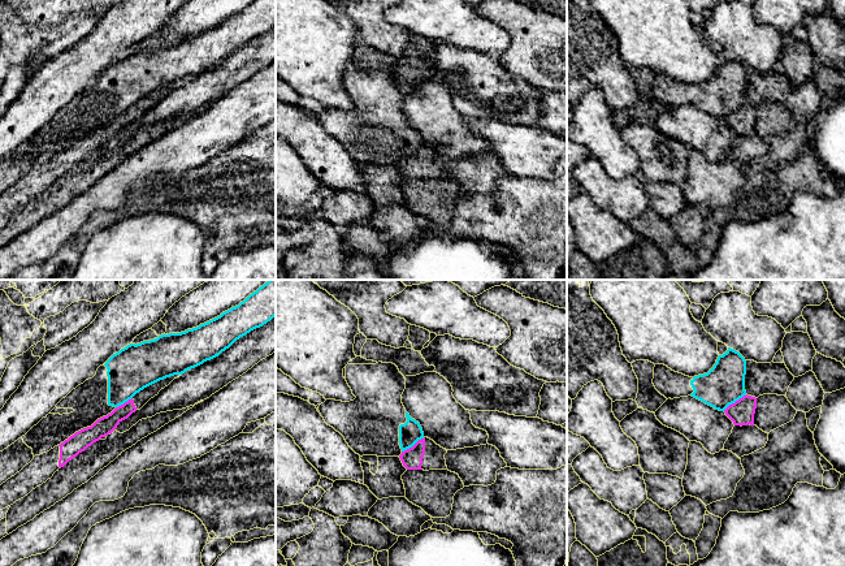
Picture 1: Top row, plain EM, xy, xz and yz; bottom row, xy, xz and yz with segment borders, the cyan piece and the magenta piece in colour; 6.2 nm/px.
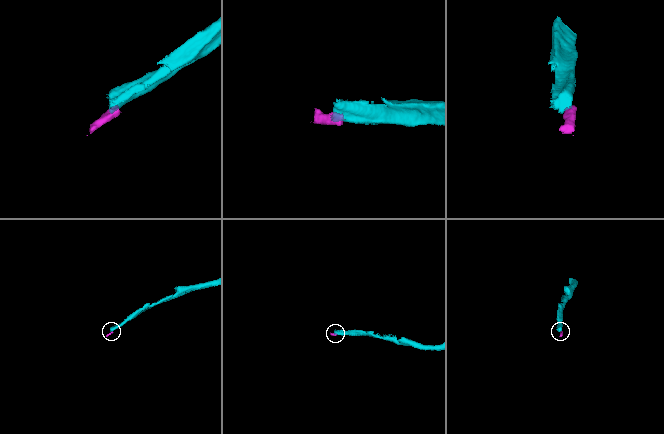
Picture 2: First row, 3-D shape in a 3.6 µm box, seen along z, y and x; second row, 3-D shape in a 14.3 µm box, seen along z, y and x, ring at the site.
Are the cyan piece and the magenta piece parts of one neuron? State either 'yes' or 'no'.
no

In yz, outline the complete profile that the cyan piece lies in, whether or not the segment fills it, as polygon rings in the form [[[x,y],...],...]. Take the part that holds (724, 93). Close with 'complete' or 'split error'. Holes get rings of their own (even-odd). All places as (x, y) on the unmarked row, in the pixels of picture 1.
[[[728,56],[707,82],[694,86],[675,81],[664,73],[655,73],[653,92],[667,108],[692,104],[715,118],[724,120],[746,104],[745,83],[745,66]]] | split error

